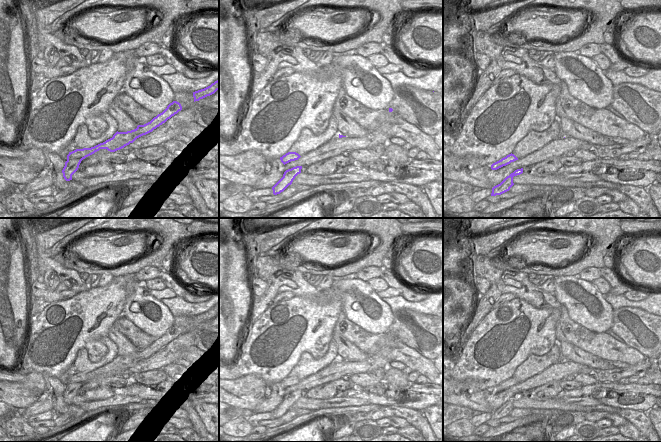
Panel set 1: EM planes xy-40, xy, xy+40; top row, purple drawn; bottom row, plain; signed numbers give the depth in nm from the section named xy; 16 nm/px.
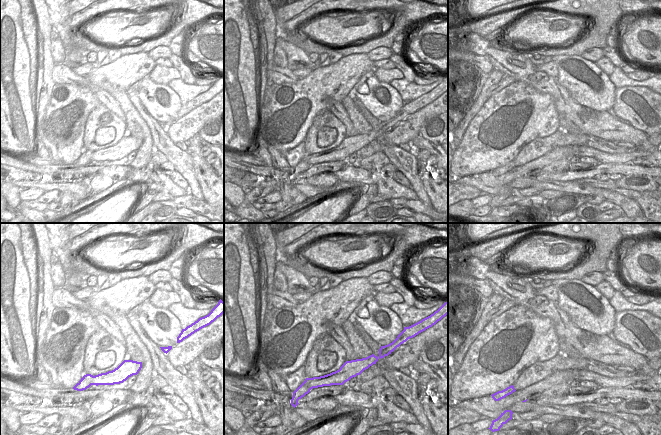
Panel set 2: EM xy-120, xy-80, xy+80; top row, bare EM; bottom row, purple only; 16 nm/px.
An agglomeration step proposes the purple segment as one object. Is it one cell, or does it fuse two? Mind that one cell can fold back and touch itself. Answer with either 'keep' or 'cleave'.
cleave

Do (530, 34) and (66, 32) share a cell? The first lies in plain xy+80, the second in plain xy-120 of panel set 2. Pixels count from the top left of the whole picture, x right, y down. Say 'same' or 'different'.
different

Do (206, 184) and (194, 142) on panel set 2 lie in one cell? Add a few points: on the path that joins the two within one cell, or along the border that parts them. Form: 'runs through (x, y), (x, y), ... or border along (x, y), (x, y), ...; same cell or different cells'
runs through (205, 174), (205, 170), (200, 165), (195, 152); same cell

